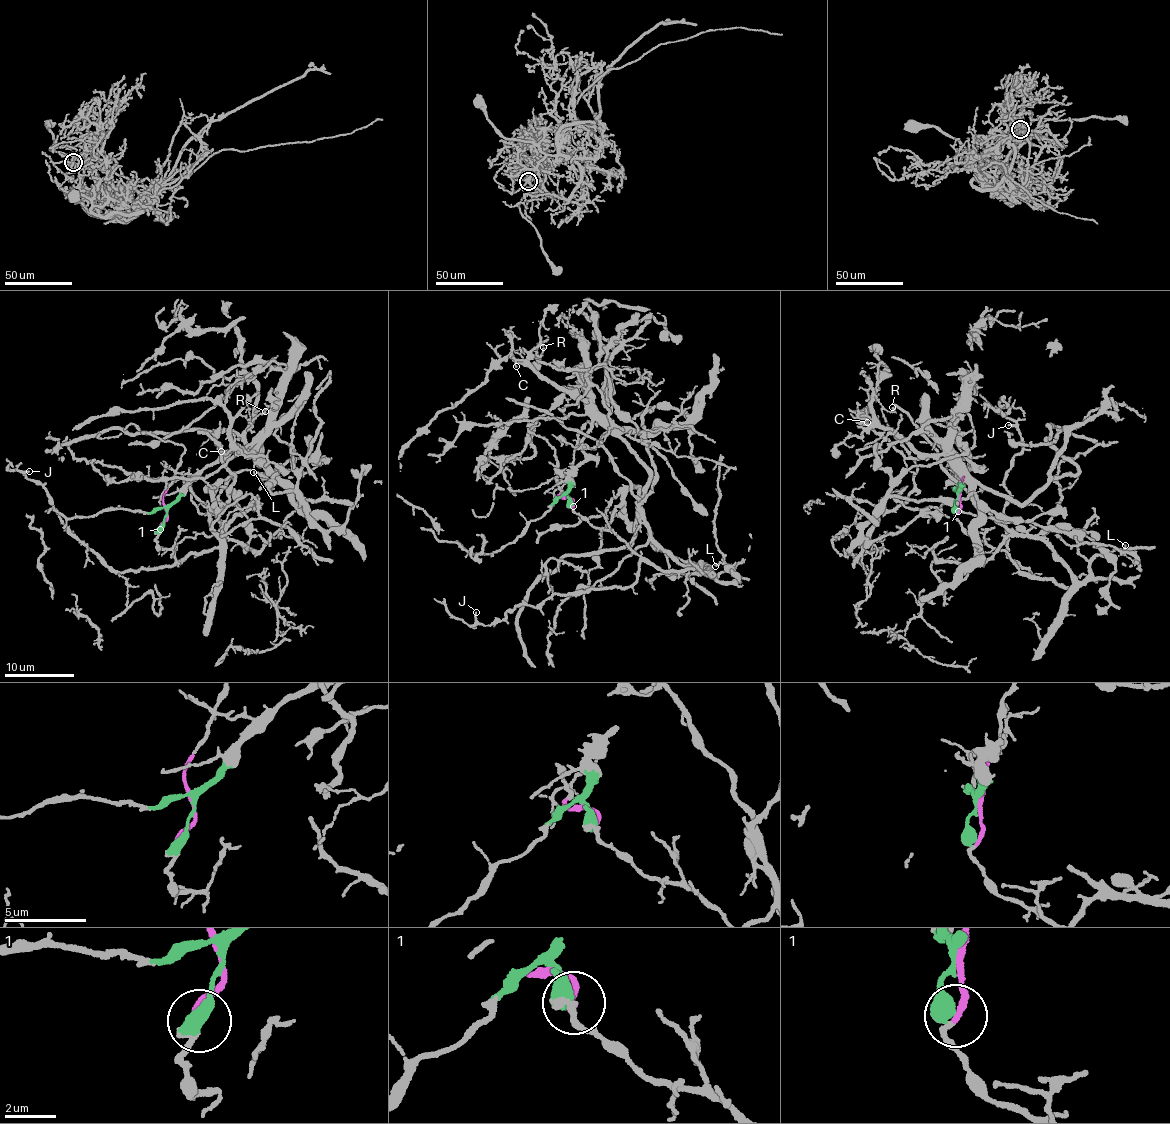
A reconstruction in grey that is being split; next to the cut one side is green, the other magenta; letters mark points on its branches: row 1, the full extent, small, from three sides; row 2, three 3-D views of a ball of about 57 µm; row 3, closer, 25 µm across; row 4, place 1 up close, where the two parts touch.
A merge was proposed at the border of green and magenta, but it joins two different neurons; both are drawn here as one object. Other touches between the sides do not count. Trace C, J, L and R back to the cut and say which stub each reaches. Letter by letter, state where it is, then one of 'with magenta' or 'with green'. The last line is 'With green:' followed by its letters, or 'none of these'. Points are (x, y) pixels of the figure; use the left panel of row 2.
C: place (221, 451); with green
J: place (29, 471); with magenta
L: place (253, 472); with magenta
R: place (265, 411); with green
With green: C, R

